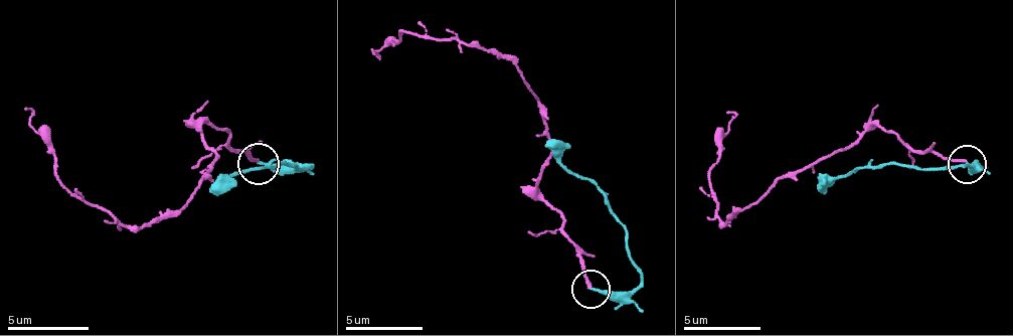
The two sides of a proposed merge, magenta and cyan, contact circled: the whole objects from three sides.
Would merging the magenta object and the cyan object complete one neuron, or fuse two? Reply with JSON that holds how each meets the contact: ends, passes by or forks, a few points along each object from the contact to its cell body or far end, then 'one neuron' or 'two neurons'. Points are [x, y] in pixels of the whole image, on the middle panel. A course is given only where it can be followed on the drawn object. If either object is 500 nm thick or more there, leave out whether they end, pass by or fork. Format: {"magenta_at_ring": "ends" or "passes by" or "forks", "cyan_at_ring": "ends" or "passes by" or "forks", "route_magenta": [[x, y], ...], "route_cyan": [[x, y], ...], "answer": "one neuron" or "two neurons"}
{"magenta_at_ring": "ends", "cyan_at_ring": "ends", "route_magenta": [[589, 288], [578, 245], [540, 191], [536, 176], [551, 153], [544, 104], [509, 61], [405, 30], [371, 49]], "route_cyan": [[589, 288], [632, 291], [640, 269], [610, 199], [570, 172], [551, 138]], "answer": "two neurons"}

